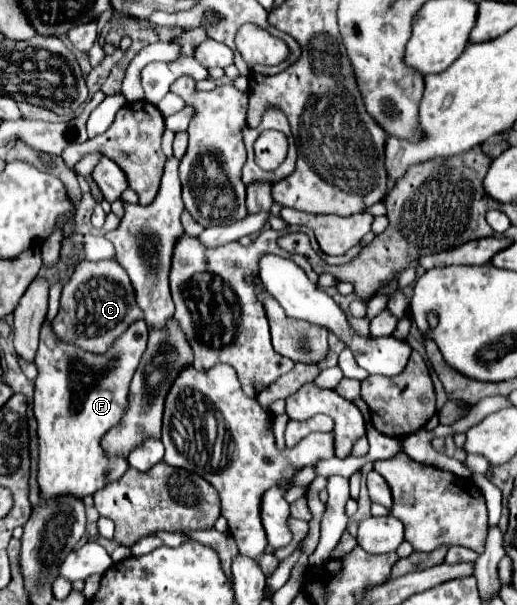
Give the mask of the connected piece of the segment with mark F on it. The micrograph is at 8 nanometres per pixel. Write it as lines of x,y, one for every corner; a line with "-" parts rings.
44,321
40,331
40,347
36,351
36,395
34,415
38,421
38,483
44,499
56,495
94,495
98,489
120,479
128,469
126,459
106,457
100,447
100,439
112,429
124,415
128,405
130,379
146,349
148,327
144,321
132,323
124,335
120,335
110,351
102,355
90,355
74,345
62,343
52,331
52,323

